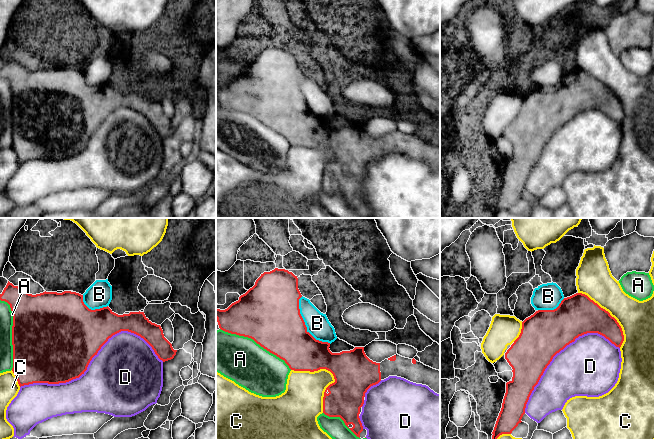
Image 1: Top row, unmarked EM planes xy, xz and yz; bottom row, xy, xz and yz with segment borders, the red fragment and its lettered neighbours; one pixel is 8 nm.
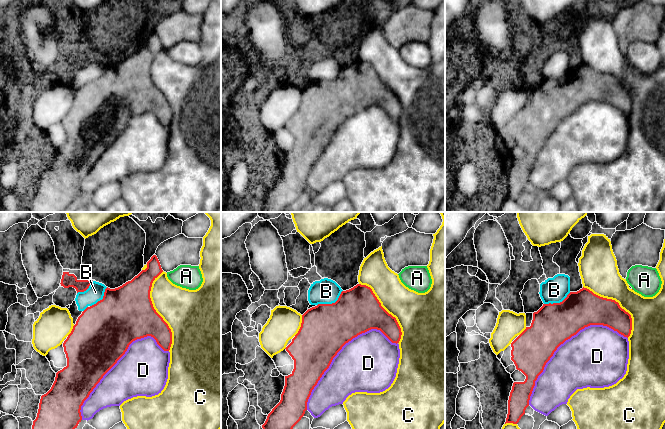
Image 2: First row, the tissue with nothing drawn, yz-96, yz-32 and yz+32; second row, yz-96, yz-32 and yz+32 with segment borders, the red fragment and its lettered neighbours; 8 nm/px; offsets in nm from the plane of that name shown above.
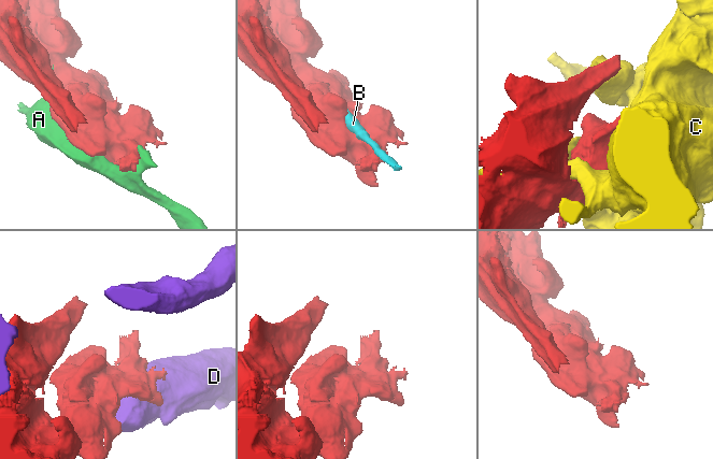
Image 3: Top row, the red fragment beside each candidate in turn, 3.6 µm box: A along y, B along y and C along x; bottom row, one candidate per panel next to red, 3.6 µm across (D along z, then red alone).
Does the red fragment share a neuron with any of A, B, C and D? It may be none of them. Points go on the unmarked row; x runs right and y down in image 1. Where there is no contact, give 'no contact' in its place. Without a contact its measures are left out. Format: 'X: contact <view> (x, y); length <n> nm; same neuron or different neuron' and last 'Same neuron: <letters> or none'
A: contact xy (12, 109); length 600 nm; different neuron
B: contact xz (305, 101); length 440 nm; different neuron
C: contact xz (331, 148); length 440 nm; different neuron
D: contact xy (92, 133); length 1150 nm; different neuron
Same neuron: none

